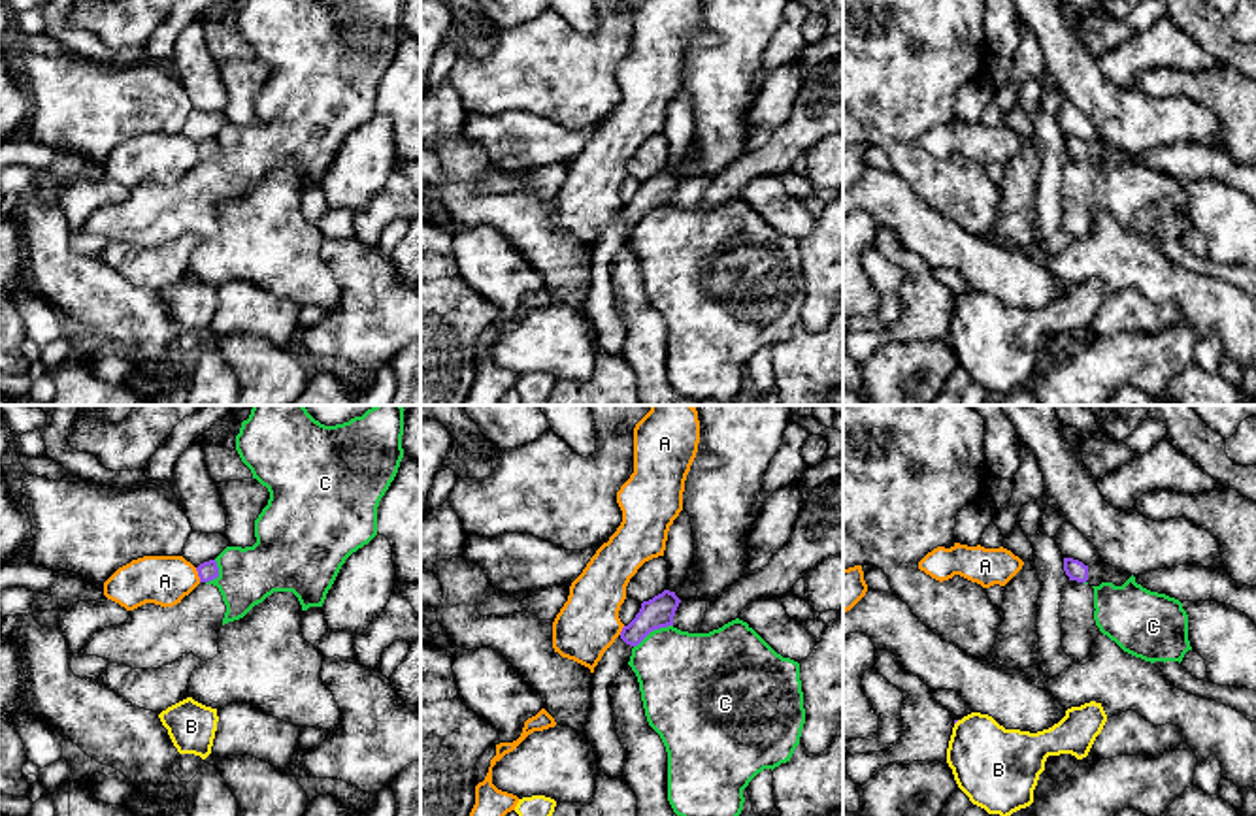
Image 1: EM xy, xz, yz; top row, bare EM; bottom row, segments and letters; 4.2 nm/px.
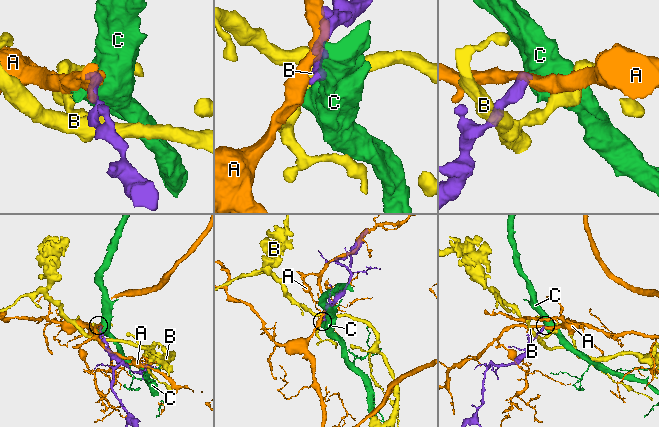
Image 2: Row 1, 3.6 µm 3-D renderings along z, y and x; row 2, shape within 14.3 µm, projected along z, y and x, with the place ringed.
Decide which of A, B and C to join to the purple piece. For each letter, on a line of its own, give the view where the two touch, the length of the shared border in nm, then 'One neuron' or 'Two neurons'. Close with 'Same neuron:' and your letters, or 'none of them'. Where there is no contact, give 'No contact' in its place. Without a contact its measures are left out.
A: Touches purple in xy. Shared border 70 nm. Two neurons
B: No contact. Two neurons
C: Touches purple in xz. Shared border 190 nm. Two neurons
Same neuron: none of them

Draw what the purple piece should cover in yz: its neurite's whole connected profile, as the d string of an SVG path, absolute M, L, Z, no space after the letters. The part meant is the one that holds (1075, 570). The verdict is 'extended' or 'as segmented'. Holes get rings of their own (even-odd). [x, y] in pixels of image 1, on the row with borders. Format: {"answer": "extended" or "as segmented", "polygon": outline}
{"answer": "extended", "polygon": "M1064 558L1064 571L1069 577L1069 580L1077 582L1088 582L1090 586L1099 586L1101 582L1113 582L1115 586L1122 586L1132 575L1116 569L1109 563L1101 565L1084 565L1079 560Z"}

